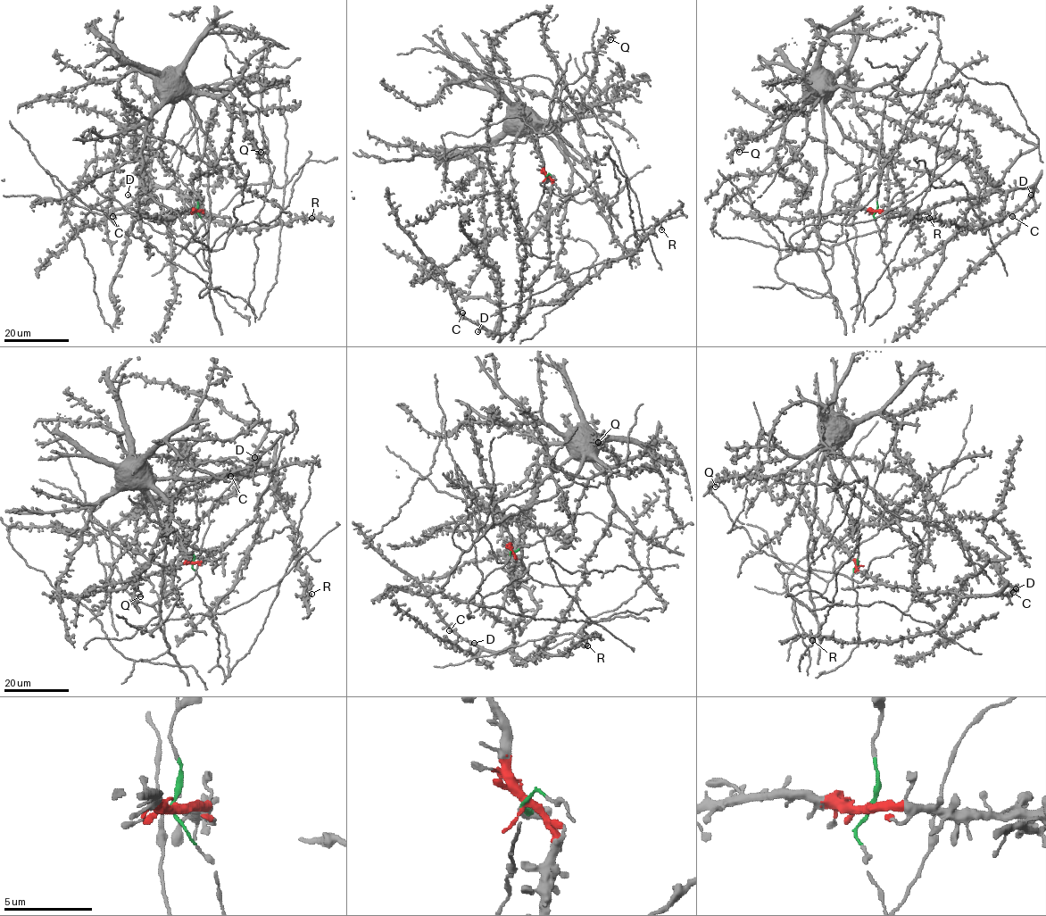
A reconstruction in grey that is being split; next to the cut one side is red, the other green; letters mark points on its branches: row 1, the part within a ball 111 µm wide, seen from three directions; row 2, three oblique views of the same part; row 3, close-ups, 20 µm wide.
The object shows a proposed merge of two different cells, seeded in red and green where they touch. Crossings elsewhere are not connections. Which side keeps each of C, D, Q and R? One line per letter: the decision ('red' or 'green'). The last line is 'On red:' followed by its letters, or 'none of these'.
C: red
D: red
Q: green
R: red
On red: C, D, R

